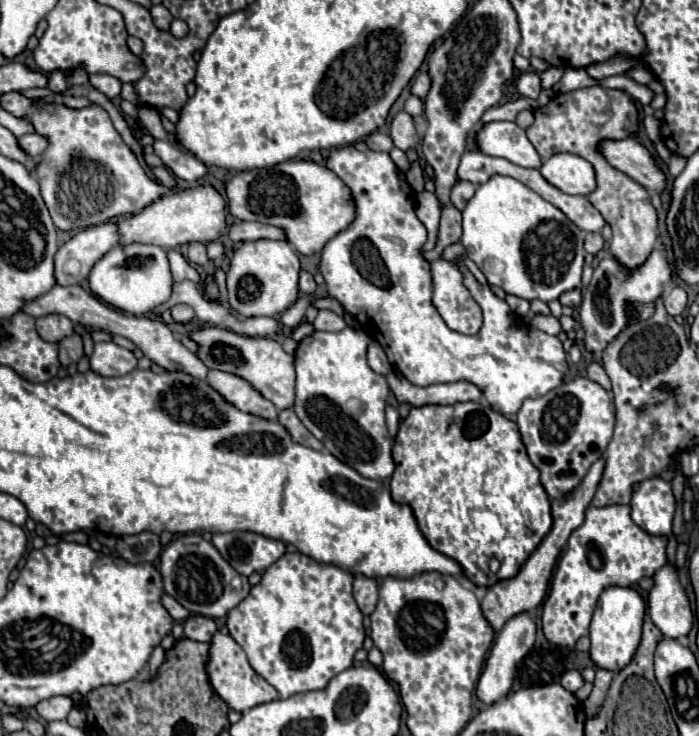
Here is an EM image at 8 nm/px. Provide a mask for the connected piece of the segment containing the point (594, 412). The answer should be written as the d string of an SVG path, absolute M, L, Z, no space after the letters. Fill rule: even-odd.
M576 377L550 393L526 399L516 413L516 425L528 457L540 471L540 481L550 499L572 491L588 473L594 461L602 459L614 435L614 405L608 391L588 377Z

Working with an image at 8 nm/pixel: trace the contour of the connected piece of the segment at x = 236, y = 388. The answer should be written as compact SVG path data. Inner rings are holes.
M212 369L208 373L208 383L240 411L246 411L270 421L278 417L278 409L274 407L274 403L266 401L266 397L262 397L248 381L242 381L242 377L234 377L234 373L222 373L218 369Z

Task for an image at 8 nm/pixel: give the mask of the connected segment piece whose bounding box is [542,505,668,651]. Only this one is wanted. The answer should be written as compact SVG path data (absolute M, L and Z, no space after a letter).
M610 505L610 507L588 507L586 509L586 519L584 523L570 535L568 547L562 553L556 573L552 577L550 593L548 599L544 601L544 611L542 611L542 631L548 643L574 651L576 641L580 637L588 635L588 625L592 619L594 605L598 601L598 595L602 589L610 585L636 585L642 577L652 577L658 569L666 565L666 547L668 539L666 537L654 537L646 531L642 531L632 519L630 519L630 507L628 505Z

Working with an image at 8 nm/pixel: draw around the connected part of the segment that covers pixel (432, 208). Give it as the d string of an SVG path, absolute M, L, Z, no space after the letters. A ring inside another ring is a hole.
M424 189L416 195L416 215L428 229L428 241L424 243L422 251L432 251L436 245L438 223L440 223L440 205L438 205L438 199L434 193Z

